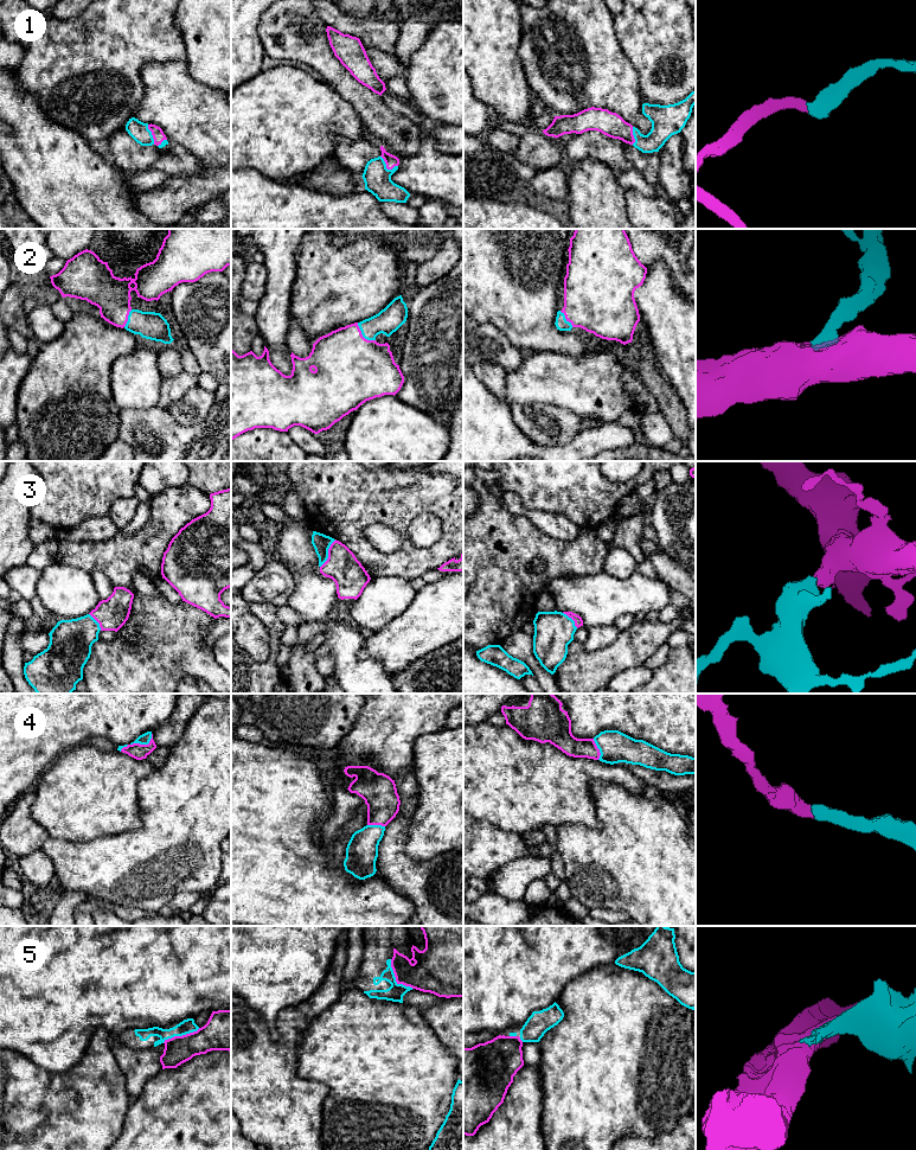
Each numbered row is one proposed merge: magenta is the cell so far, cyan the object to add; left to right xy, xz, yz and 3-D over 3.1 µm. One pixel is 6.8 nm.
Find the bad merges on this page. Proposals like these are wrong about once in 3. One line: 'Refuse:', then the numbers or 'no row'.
Refuse: 5

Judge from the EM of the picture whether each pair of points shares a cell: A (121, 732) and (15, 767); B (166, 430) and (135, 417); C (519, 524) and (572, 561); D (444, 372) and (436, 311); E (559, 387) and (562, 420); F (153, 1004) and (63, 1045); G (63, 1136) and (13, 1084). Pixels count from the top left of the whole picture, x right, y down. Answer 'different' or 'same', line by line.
A: same
B: same
C: same
D: same
E: different
F: same
G: same

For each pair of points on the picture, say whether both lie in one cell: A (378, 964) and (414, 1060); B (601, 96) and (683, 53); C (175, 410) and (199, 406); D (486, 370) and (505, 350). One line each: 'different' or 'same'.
A: different
B: different
C: same
D: different

